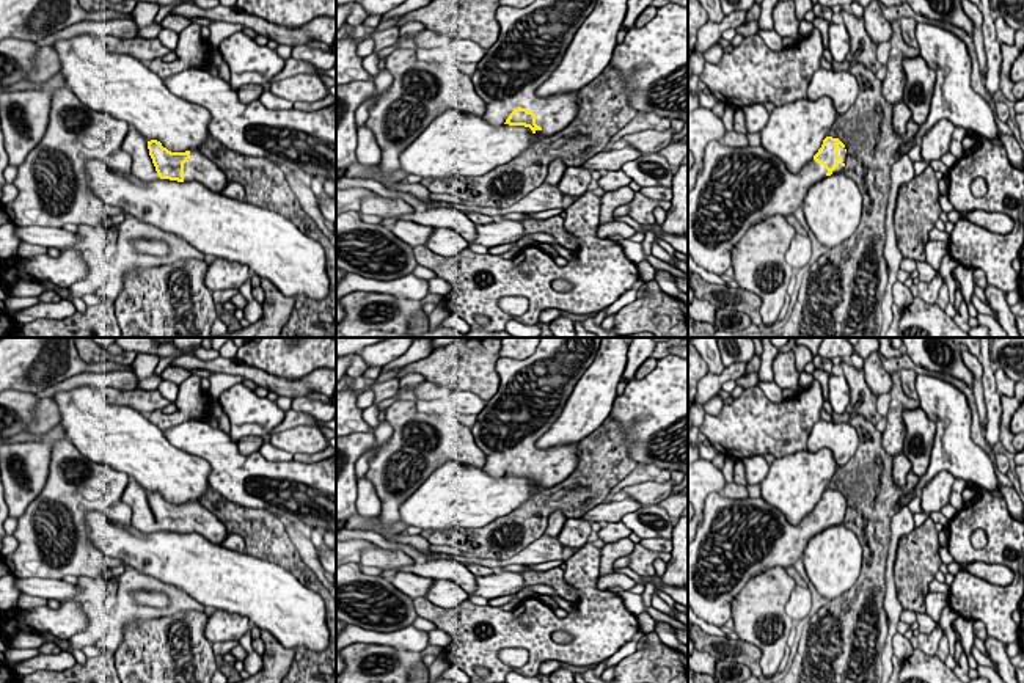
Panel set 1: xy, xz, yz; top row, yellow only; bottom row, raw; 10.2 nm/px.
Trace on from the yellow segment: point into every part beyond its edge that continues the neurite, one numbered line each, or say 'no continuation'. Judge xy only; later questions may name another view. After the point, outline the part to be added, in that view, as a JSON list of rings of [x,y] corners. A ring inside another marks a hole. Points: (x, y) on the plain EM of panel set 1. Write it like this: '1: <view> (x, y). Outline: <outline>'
1: xy (134, 495). Outline: [[[135,479],[129,484],[121,496],[121,501],[132,509],[132,526],[144,534],[159,531],[152,510],[149,507],[148,493]]]

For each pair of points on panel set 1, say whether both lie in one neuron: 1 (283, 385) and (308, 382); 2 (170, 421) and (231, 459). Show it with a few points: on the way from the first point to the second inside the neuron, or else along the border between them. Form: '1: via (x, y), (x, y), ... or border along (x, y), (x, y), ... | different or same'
1: via (289, 385), (302, 385) | same
2: border along (203, 420), (186, 420), (164, 432) | different

